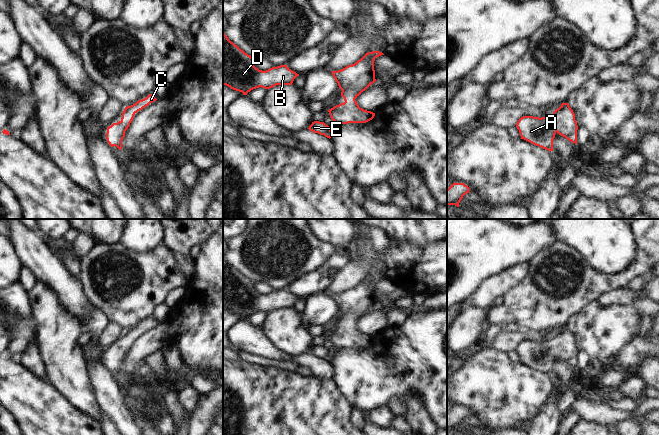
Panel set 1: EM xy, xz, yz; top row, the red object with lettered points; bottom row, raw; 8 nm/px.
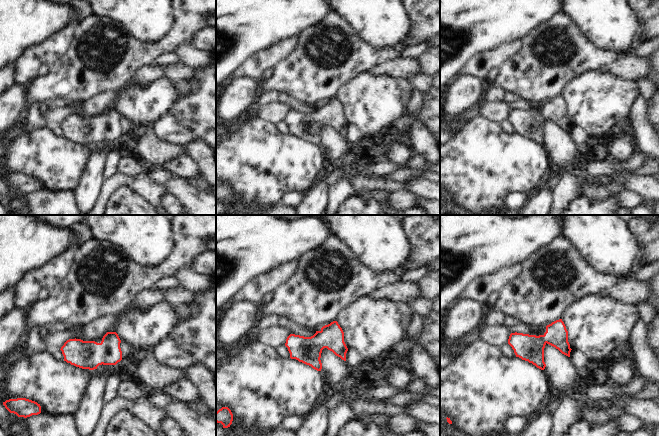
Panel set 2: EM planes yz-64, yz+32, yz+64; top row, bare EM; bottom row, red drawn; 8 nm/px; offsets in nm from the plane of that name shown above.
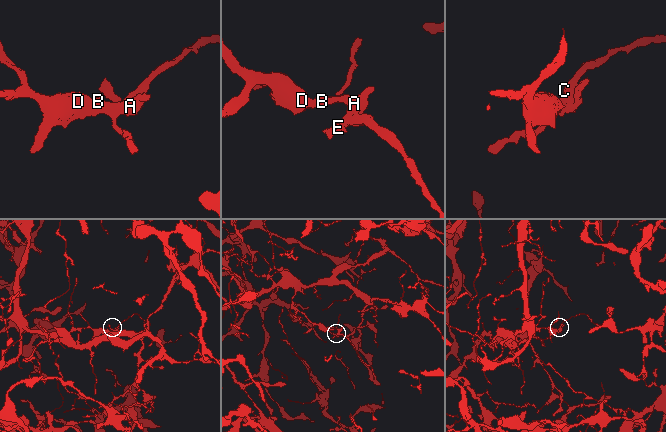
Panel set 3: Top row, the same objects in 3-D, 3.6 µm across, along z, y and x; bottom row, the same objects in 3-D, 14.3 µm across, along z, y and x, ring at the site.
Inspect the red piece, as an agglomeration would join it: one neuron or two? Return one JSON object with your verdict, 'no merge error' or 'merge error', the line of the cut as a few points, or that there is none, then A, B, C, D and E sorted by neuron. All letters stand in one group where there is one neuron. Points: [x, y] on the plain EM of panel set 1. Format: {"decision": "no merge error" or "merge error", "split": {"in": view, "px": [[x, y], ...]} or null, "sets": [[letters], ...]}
{"decision": "no merge error", "split": null, "sets": [["A", "B", "C", "D", "E"]]}

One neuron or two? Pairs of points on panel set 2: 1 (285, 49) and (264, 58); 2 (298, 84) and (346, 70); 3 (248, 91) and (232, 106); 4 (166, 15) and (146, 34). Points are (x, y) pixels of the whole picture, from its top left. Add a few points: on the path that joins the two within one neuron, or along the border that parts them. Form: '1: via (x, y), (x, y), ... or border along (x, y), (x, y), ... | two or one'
1: via (280, 50), (269, 57) | one
2: via (310, 75), (316, 71), (334, 70) | one
3: via (244, 94), (236, 102) | one
4: via (161, 19), (151, 29) | one

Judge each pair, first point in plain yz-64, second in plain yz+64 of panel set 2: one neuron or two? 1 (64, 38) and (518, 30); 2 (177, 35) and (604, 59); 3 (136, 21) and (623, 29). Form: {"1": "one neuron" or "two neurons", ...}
{"1": "two neurons", "2": "one neuron", "3": "one neuron"}

